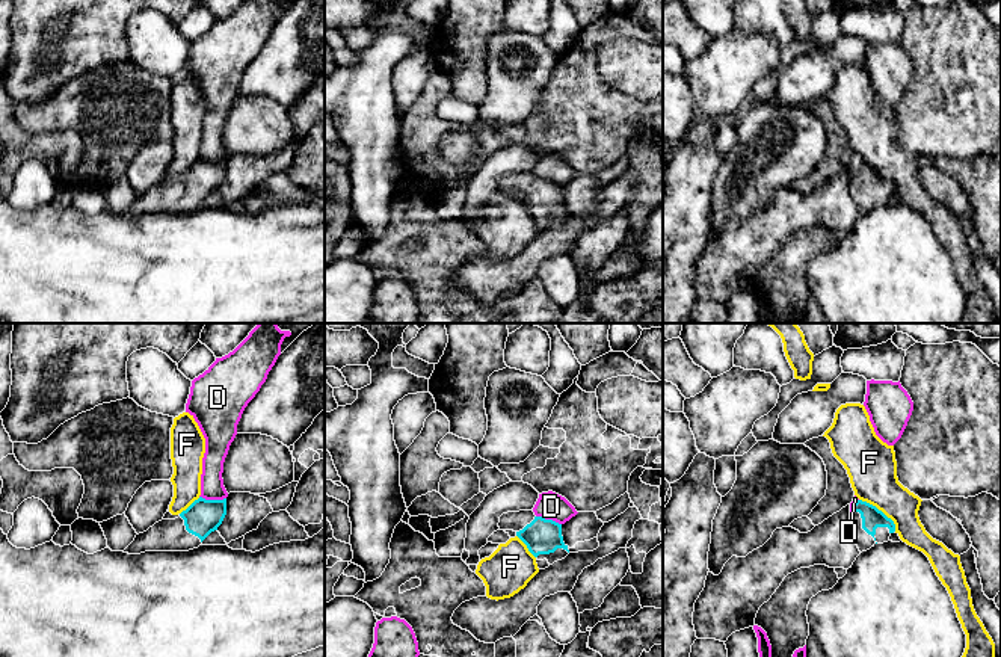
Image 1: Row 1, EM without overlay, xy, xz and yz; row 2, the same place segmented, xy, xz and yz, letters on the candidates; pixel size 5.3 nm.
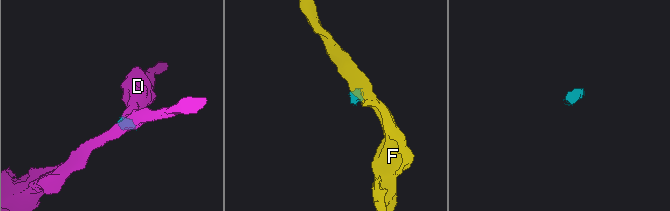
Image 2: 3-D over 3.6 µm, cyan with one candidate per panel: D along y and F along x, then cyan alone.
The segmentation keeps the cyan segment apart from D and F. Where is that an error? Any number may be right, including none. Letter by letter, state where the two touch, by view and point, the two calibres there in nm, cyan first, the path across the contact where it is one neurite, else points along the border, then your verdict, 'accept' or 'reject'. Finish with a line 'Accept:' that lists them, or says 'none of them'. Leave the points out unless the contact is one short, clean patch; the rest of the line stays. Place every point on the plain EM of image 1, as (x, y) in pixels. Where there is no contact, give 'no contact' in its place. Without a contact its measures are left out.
D: contact xy (213, 162); calibres 190 and 130 nm; border xy (200, 157), (206, 160), (225, 160); reject
F: contact yz (880, 172); calibres 110 and 260 nm; border yz (859, 160), (880, 171), (893, 183), (896, 192); reject
Accept: none of them

